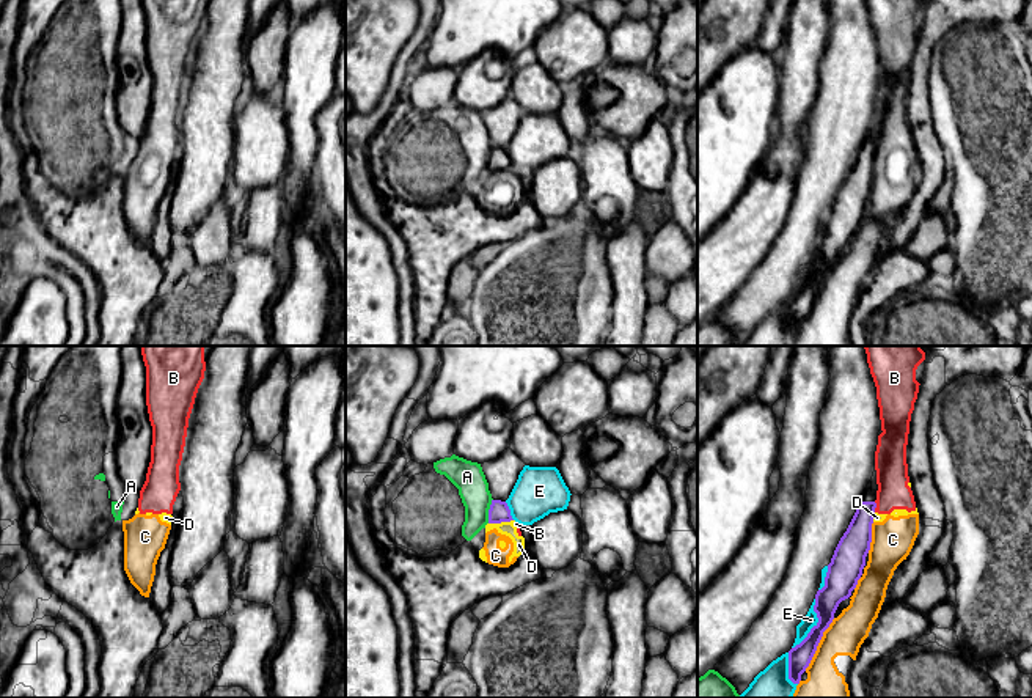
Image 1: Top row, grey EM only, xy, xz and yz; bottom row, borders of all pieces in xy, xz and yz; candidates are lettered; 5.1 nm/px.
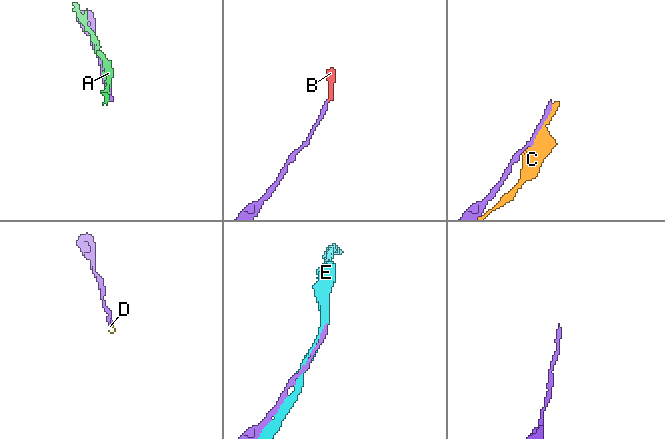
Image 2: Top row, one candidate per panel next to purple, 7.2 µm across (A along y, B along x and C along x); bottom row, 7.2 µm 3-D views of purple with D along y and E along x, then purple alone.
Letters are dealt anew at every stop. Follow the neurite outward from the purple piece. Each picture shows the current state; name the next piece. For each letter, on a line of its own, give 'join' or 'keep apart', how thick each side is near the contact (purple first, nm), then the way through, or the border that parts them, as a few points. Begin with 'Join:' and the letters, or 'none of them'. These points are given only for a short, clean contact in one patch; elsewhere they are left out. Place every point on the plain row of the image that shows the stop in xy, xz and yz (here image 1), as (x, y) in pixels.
Join: none of them
A: keep apart; 100 nm thick on the purple side, 160 nm on the other
B: keep apart; 160 nm thick on the purple side, 160 nm on the other; border along yz (874, 150), (875, 159)
C: keep apart; 130 nm thick on the purple side, 240 nm on the other
D: keep apart; 100 nm thick on the purple side, 70 nm on the other; border along xz (512, 167), (489, 172)
E: keep apart; 160 nm thick on the purple side, 70 nm on the other

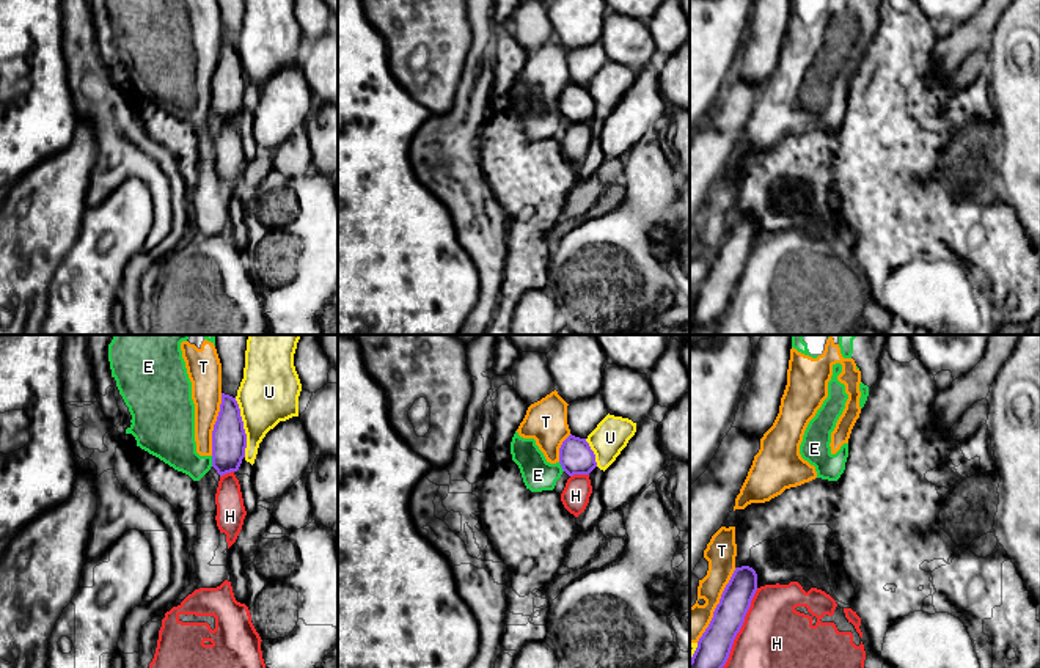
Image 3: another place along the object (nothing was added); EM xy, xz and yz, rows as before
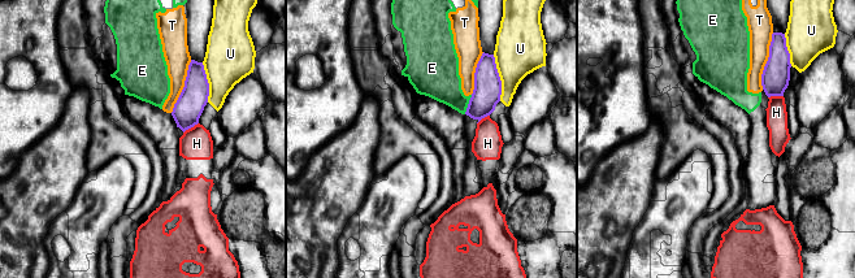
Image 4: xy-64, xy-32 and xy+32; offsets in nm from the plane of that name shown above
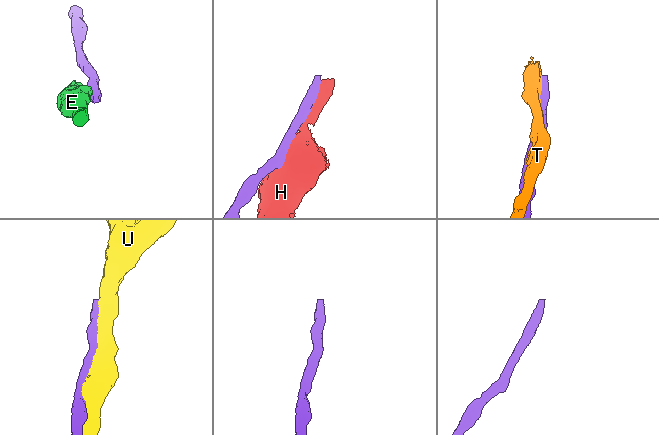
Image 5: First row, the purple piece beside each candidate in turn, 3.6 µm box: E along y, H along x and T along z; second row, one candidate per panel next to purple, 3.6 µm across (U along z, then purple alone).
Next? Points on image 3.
Join: none of them
E: keep apart; 180 nm thick on the purple side, 240 nm on the other; border along xy (211, 104), (212, 113)
H: keep apart; 170 nm thick on the purple side, 400 nm on the other
T: keep apart; 170 nm thick on the purple side, 170 nm on the other
U: keep apart; 180 nm thick on the purple side, 300 nm on the other

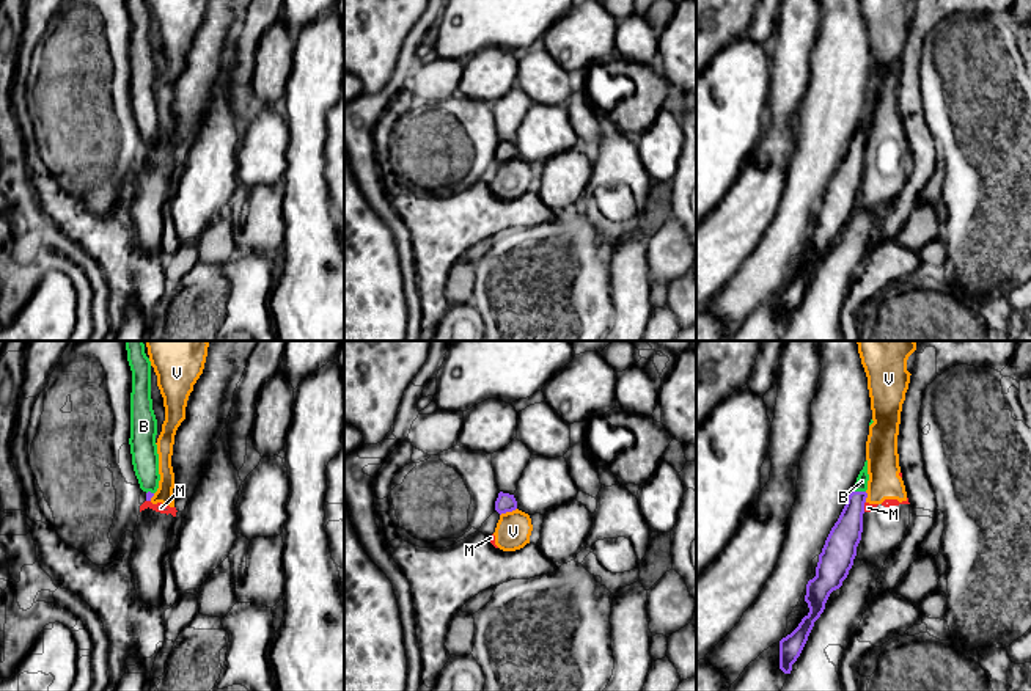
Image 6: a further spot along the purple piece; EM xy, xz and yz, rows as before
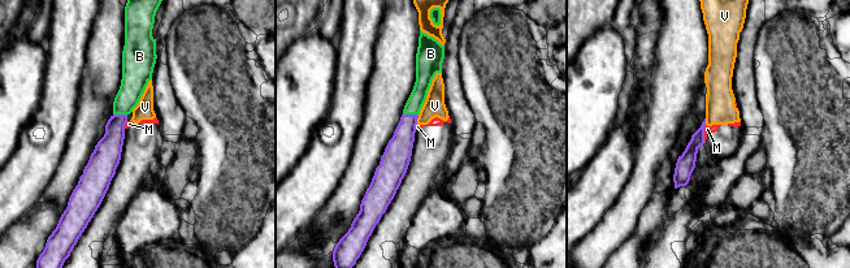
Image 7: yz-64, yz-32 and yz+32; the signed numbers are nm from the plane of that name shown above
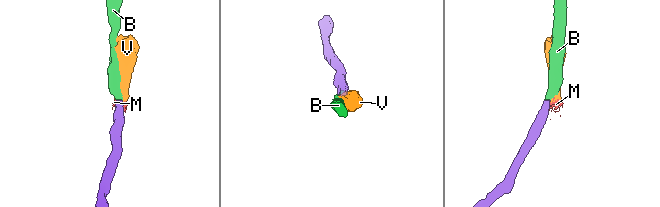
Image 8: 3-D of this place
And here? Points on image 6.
Join: B
B: join; 160 nm thick on the purple side, 60 nm on the other
M: keep apart; 170 nm thick on the purple side, 50 nm on the other; border along yz (865, 149), (863, 159)
V: keep apart; 100 nm thick on the purple side, 180 nm on the other; border along xz (516, 156), (500, 164)

